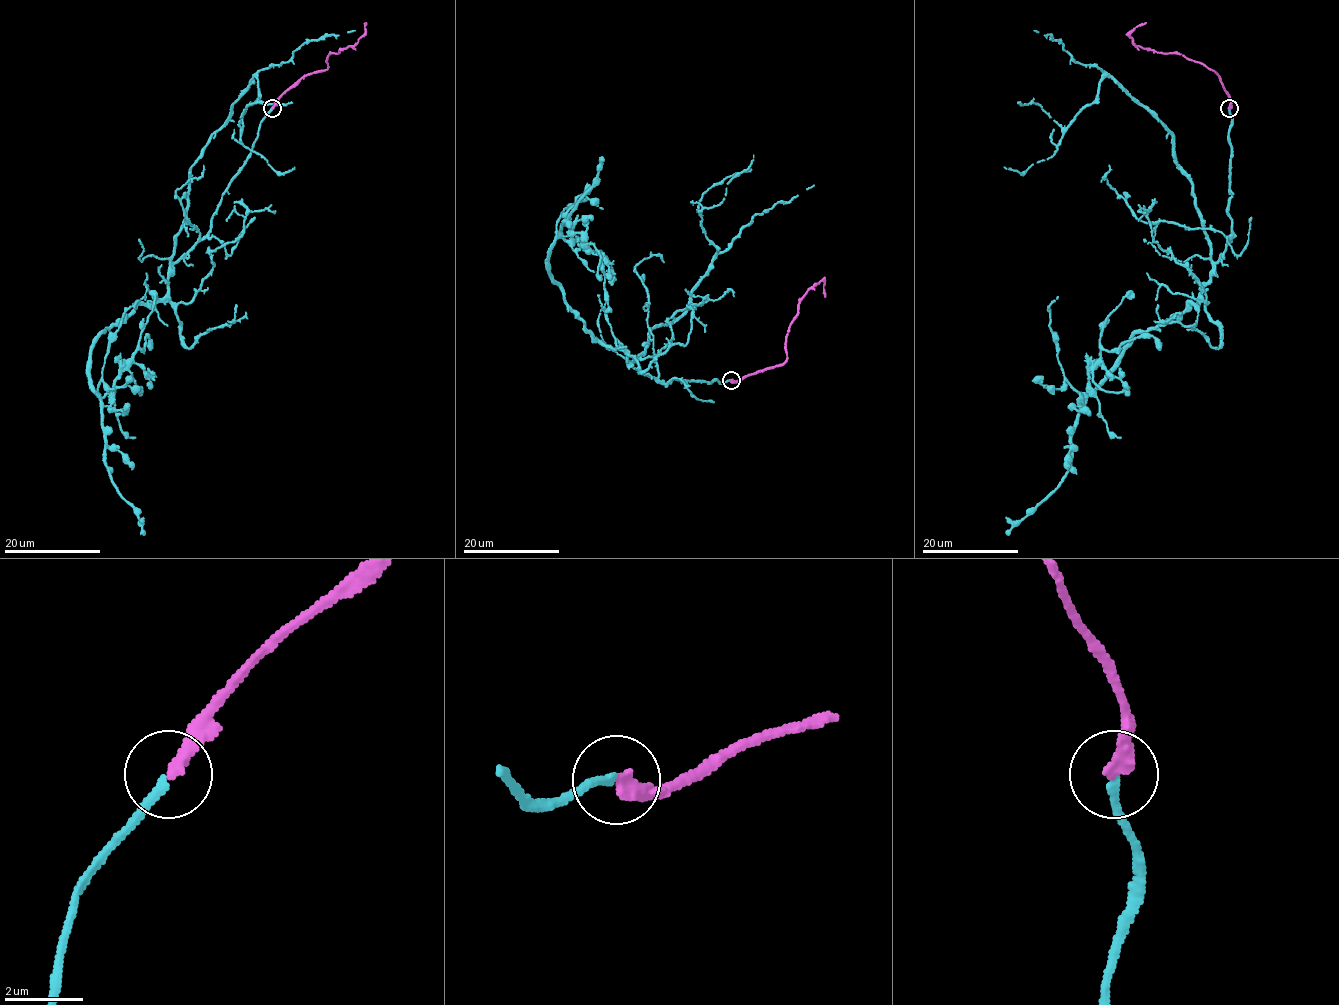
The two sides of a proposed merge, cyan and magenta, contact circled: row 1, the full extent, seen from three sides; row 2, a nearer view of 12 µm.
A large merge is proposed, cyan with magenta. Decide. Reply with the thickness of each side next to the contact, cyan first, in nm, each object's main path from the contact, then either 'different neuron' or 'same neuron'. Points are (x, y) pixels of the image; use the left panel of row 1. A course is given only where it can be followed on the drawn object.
calibres 200 and 360 nm; course cyan (271, 108), (210, 231), (172, 262), (190, 168), (254, 76), (240, 141), (281, 173), (294, 167); course magenta (271, 108), (302, 77), (328, 68), (326, 58), (330, 53), (353, 46), (365, 32), (366, 22); same neuron

